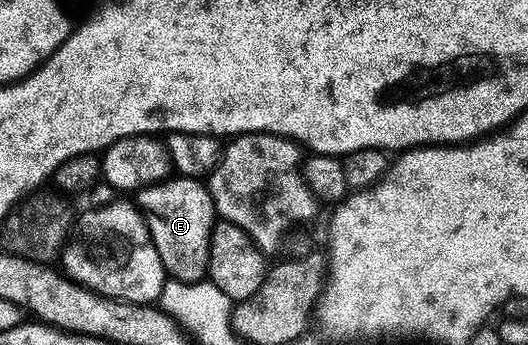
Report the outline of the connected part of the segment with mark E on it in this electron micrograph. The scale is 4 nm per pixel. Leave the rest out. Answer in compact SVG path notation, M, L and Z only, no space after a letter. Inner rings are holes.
M169 176L163 182L153 182L152 185L135 191L134 205L144 215L144 223L148 225L154 248L158 248L165 275L178 282L201 281L208 273L208 244L213 225L218 218L207 185L198 178Z

